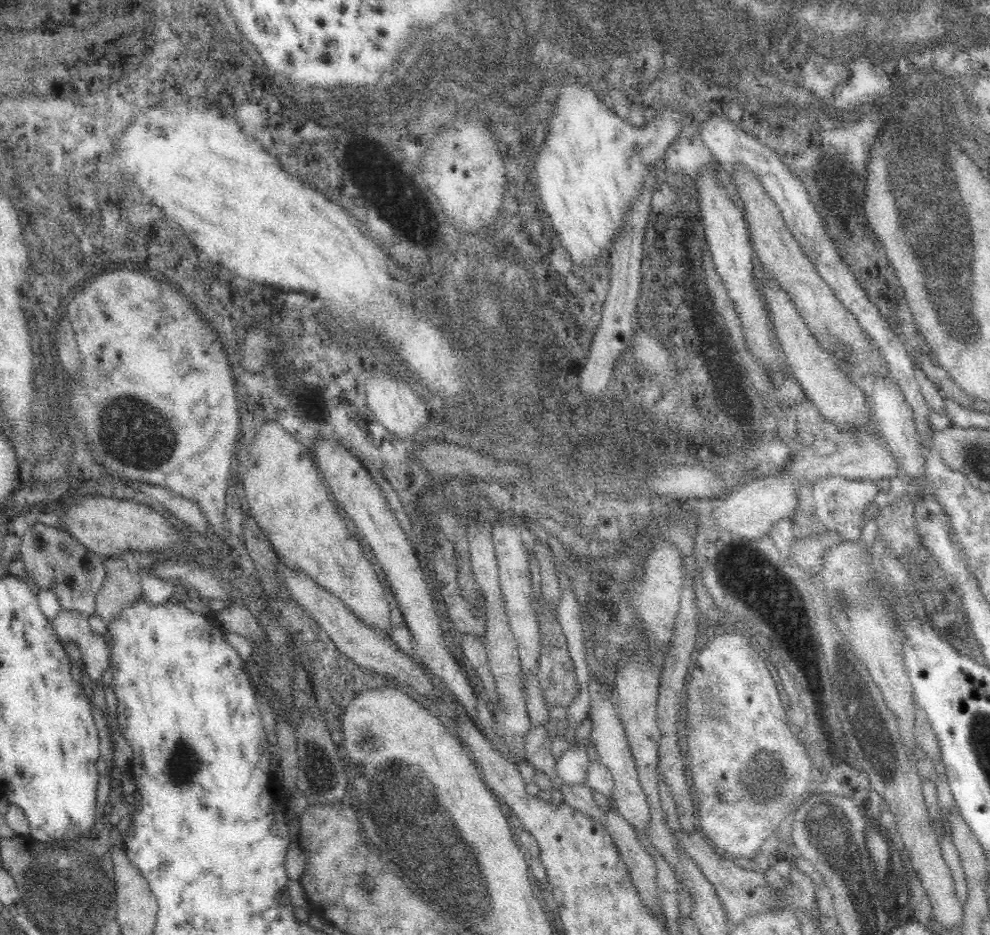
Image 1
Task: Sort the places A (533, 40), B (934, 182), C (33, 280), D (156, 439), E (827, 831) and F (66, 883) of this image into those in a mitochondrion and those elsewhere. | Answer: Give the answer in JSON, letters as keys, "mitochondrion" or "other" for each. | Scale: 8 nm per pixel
{"A":"other","B":"mitochondrion","C":"mitochondrion","D":"mitochondrion","E":"mitochondrion","F":"mitochondrion"}

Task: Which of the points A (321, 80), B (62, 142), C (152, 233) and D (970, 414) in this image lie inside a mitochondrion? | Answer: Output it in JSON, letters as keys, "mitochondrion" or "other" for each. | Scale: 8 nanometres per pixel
{"A":"mitochondrion","B":"other","C":"other","D":"other"}

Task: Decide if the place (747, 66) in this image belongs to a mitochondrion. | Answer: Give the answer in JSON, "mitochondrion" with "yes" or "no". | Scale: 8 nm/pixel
{"mitochondrion":"yes"}

